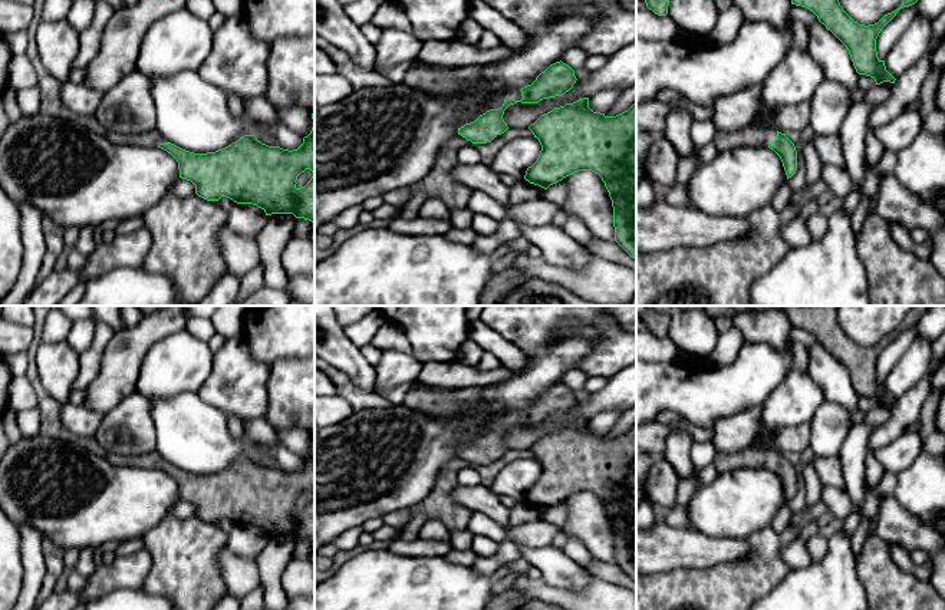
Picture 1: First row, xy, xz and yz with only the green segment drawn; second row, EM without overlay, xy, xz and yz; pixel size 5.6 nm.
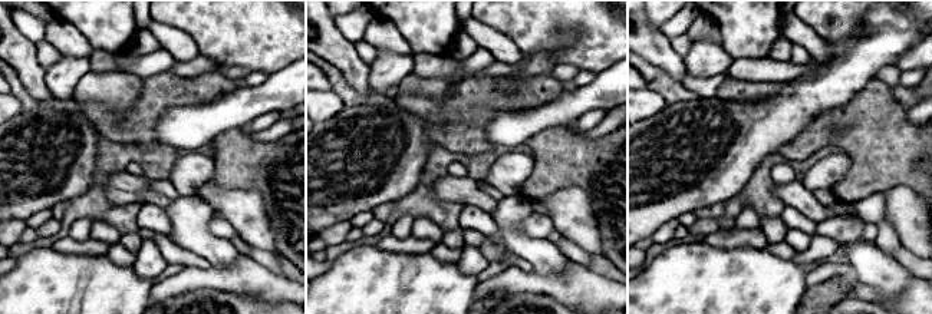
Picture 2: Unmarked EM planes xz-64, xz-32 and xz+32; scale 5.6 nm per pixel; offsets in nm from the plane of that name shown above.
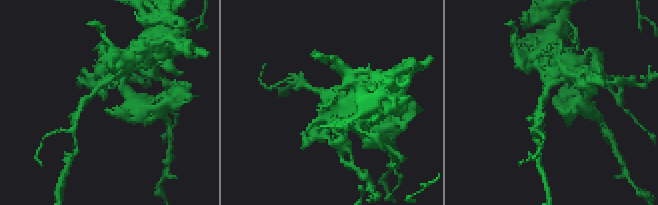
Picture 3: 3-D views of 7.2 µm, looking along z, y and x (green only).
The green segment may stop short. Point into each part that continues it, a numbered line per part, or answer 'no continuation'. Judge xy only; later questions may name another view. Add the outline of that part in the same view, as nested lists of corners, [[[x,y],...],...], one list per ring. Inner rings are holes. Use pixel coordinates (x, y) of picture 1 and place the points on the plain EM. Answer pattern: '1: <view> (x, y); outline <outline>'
1: xy (150, 461); outline [[[106,452],[105,458],[116,466],[129,466],[136,465],[138,468],[155,469],[159,465],[168,464],[164,461],[157,452],[136,455],[135,458],[126,455],[118,455],[112,452]]]

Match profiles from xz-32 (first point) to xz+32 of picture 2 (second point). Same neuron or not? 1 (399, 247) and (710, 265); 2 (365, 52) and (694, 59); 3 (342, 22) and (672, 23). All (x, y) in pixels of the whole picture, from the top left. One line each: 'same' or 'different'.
1: different
2: different
3: same

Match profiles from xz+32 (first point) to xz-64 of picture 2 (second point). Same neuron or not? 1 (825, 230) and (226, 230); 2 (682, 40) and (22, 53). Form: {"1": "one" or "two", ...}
{"1": "one", "2": "two"}

